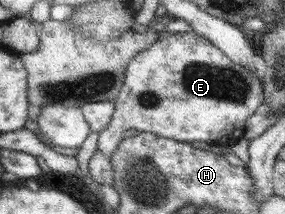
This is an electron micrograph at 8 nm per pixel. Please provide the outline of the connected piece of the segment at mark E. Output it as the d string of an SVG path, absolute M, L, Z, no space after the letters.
M164 30L159 32L158 40L152 46L136 54L128 63L122 88L113 102L114 114L108 126L99 132L97 150L111 158L113 150L116 150L130 128L178 142L220 142L232 145L244 136L247 118L264 104L264 99L263 81L254 70L232 62L207 38L194 31L172 33Z

